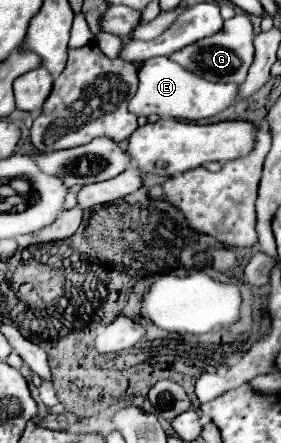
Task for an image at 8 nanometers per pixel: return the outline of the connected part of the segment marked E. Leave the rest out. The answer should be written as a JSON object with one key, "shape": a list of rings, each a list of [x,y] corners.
{"shape":[[[155,56],[145,62],[139,70],[139,90],[129,102],[129,110],[137,116],[163,116],[163,118],[179,118],[179,120],[203,120],[225,110],[237,96],[235,84],[209,82],[193,72],[181,68],[179,64],[167,60],[167,56]]]}

